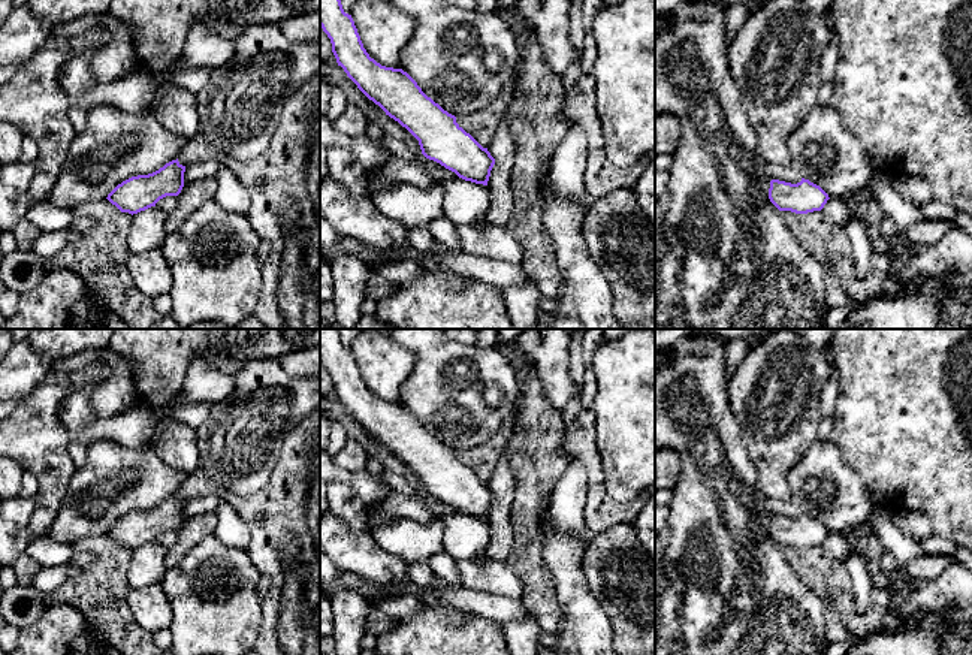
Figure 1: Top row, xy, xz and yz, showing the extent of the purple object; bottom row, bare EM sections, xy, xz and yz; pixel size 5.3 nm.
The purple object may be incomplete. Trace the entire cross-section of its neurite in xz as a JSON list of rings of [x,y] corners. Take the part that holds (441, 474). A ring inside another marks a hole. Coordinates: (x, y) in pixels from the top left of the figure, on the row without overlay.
[[[320,329],[320,362],[330,374],[338,401],[369,435],[419,476],[426,493],[465,516],[487,520],[495,499],[487,483],[428,432],[407,407],[381,401],[369,392],[338,329]]]

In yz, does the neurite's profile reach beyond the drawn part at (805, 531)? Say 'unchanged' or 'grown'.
unchanged

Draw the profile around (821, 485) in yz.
[[[816,440],[803,458],[788,471],[790,499],[805,514],[819,520],[828,532],[845,534],[864,522],[873,501],[861,477],[852,471],[830,441]]]

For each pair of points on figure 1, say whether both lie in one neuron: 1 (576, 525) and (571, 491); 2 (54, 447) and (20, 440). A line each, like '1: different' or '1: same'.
1: same
2: same

